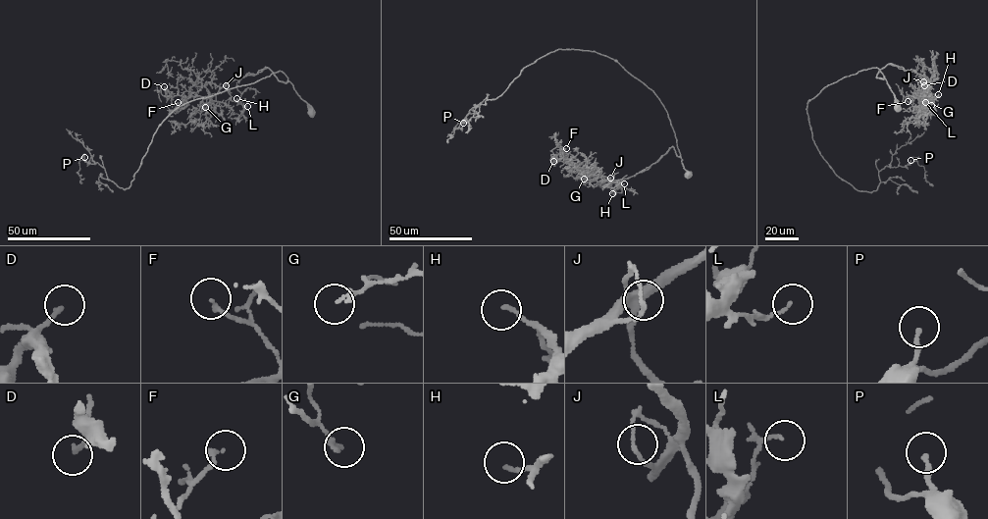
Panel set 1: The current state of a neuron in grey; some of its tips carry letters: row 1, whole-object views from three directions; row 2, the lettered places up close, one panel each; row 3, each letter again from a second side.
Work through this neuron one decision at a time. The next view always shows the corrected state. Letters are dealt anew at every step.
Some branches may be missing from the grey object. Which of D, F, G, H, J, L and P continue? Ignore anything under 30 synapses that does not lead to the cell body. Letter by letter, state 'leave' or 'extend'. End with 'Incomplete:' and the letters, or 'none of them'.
D: leave
F: leave
G: leave
H: leave
J: leave
L: leave
P: leave
Incomplete: none of them

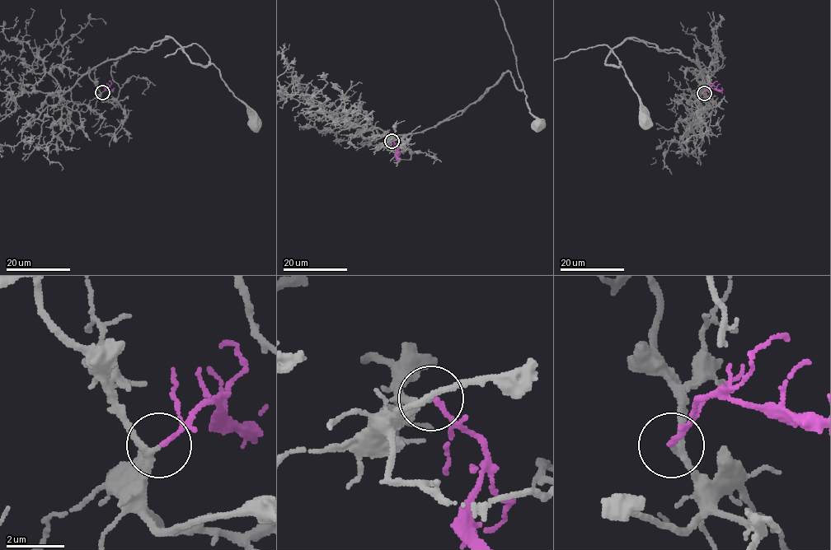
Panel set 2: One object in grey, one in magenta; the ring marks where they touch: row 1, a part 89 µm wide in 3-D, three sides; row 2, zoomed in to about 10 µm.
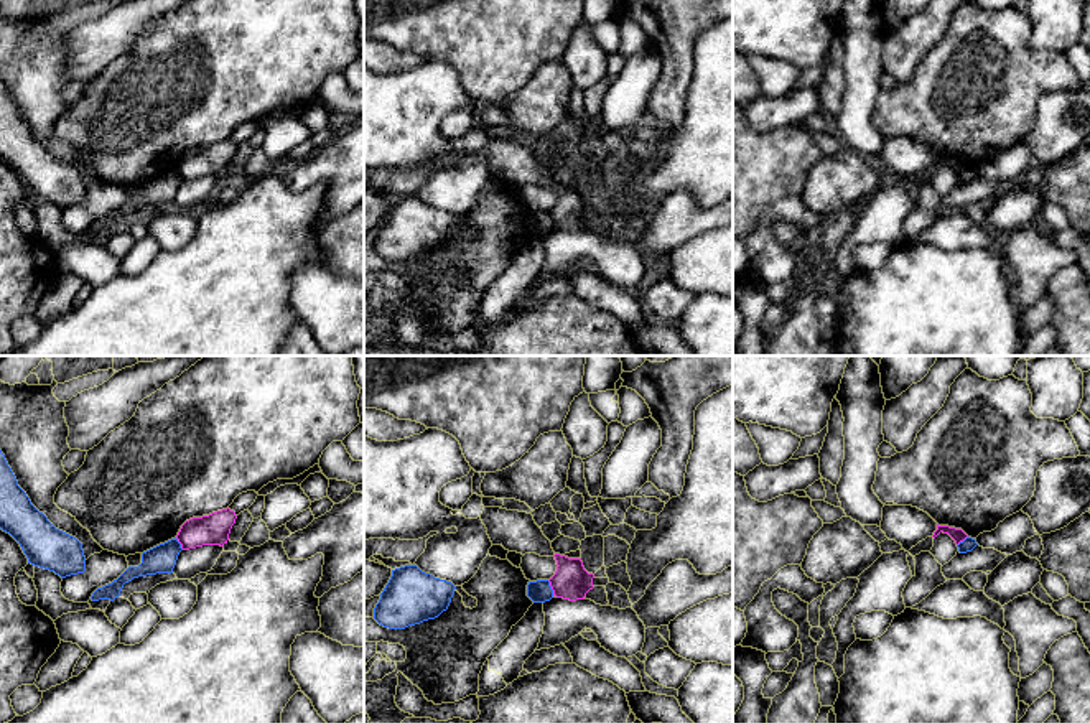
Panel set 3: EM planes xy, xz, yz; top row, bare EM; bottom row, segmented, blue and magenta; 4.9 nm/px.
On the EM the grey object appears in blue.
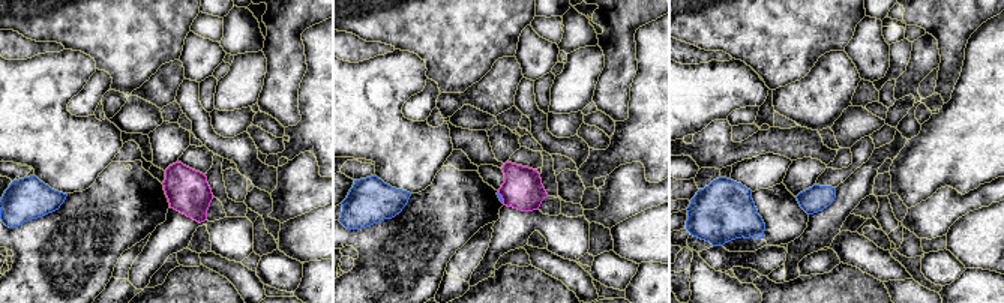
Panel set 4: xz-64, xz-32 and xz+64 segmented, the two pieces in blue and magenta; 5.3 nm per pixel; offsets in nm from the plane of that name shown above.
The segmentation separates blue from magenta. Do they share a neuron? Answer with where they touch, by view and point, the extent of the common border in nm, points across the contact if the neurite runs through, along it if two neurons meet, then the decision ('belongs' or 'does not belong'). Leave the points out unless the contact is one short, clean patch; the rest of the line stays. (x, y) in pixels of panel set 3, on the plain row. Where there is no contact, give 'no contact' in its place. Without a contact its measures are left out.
contact xz (550, 219); length 90 nm; border xz (547, 211), (554, 226); does not belong

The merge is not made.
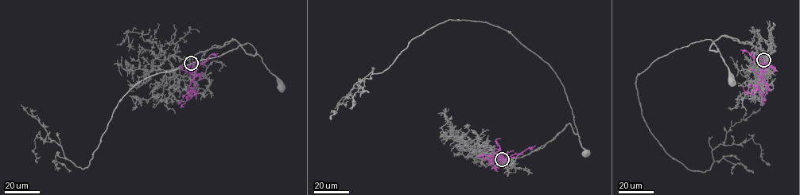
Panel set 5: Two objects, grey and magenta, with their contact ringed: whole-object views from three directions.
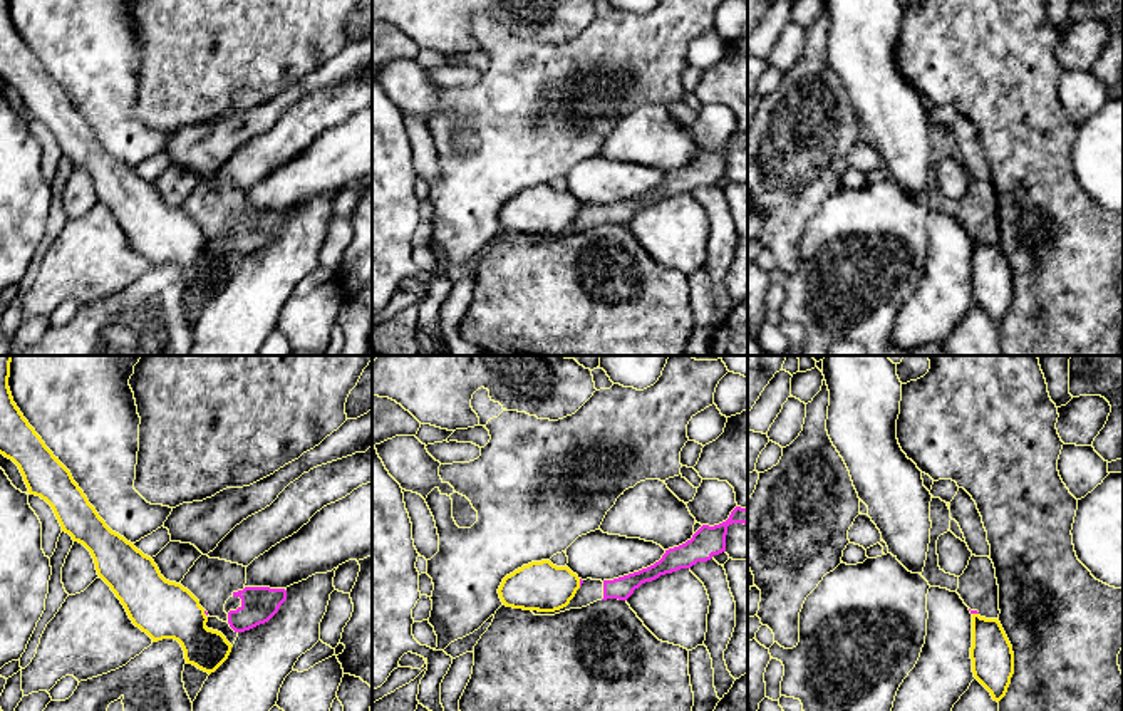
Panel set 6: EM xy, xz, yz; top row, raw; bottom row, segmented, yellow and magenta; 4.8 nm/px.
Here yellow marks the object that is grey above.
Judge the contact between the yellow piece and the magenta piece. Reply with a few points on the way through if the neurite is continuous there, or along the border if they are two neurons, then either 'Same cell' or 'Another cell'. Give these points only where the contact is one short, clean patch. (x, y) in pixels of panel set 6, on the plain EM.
Boundary: xz (579, 203), (580, 210). Another cell

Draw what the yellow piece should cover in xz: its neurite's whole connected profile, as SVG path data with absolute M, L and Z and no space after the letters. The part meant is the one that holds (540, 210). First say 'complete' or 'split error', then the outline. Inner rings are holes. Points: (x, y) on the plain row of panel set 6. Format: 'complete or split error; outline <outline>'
complete; outline M541 184L506 200L498 218L506 231L555 236L567 231L578 213L580 203L568 191Z

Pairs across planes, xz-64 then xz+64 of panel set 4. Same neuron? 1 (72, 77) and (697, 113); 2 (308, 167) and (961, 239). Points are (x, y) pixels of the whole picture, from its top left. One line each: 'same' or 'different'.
1: same
2: different

